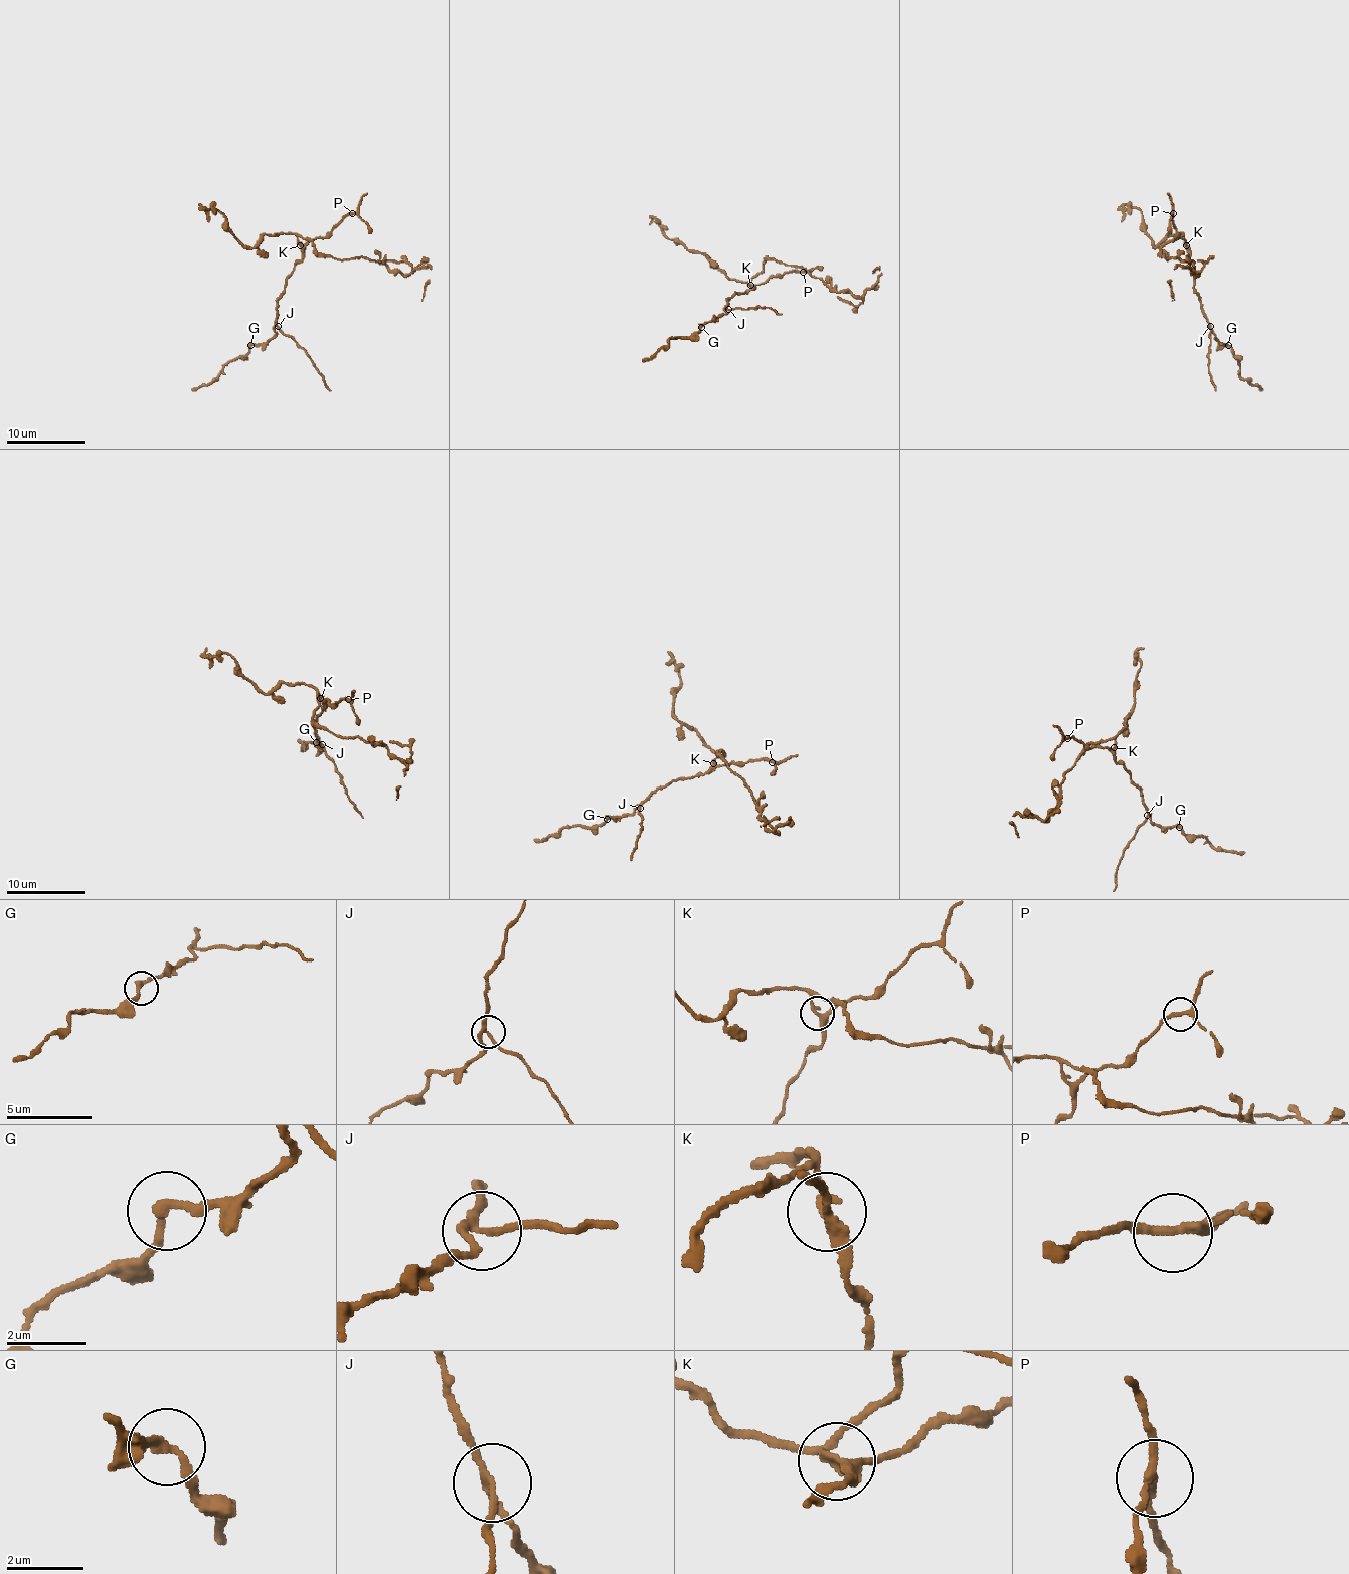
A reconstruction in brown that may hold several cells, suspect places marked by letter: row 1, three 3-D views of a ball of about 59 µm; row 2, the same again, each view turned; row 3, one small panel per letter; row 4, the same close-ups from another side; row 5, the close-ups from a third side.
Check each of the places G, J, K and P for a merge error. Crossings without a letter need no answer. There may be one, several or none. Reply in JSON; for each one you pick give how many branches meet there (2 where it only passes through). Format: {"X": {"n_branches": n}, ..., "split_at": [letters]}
{"J": {"n_branches": 3}, "K": {"n_branches": 3}, "split_at": ["J", "K"]}

